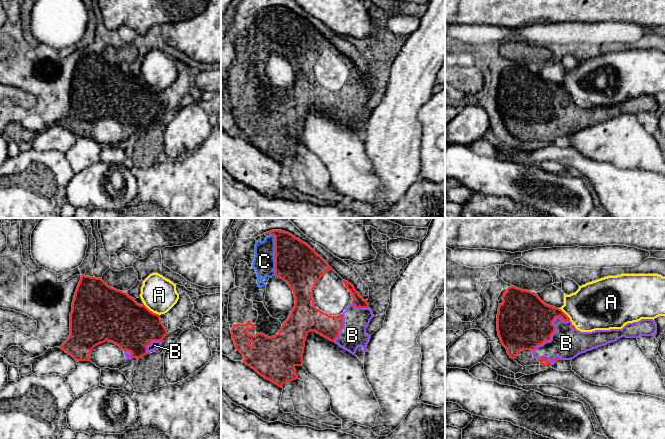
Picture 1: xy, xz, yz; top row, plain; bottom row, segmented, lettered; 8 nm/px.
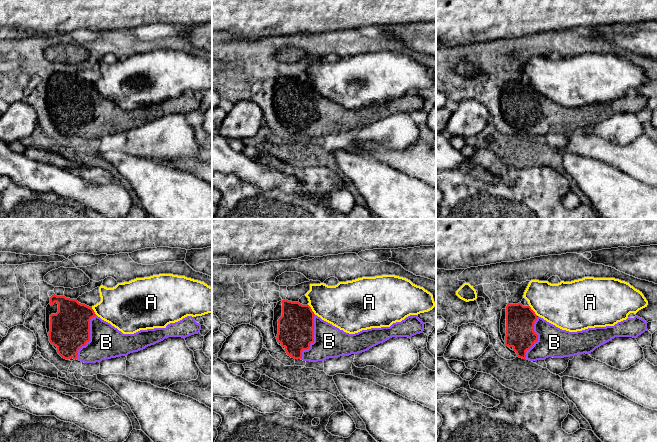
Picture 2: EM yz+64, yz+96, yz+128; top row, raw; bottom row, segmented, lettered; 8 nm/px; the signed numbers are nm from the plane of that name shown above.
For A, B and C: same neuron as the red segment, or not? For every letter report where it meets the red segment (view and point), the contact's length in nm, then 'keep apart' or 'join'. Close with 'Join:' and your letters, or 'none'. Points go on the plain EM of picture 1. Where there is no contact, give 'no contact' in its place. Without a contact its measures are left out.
A: contact xy (151, 87); length 160 nm; keep apart
B: contact yz (554, 107); length 400 nm; join
C: contact xz (275, 29); length 340 nm; join
Join: B, C

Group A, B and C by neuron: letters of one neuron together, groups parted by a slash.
A / B C

